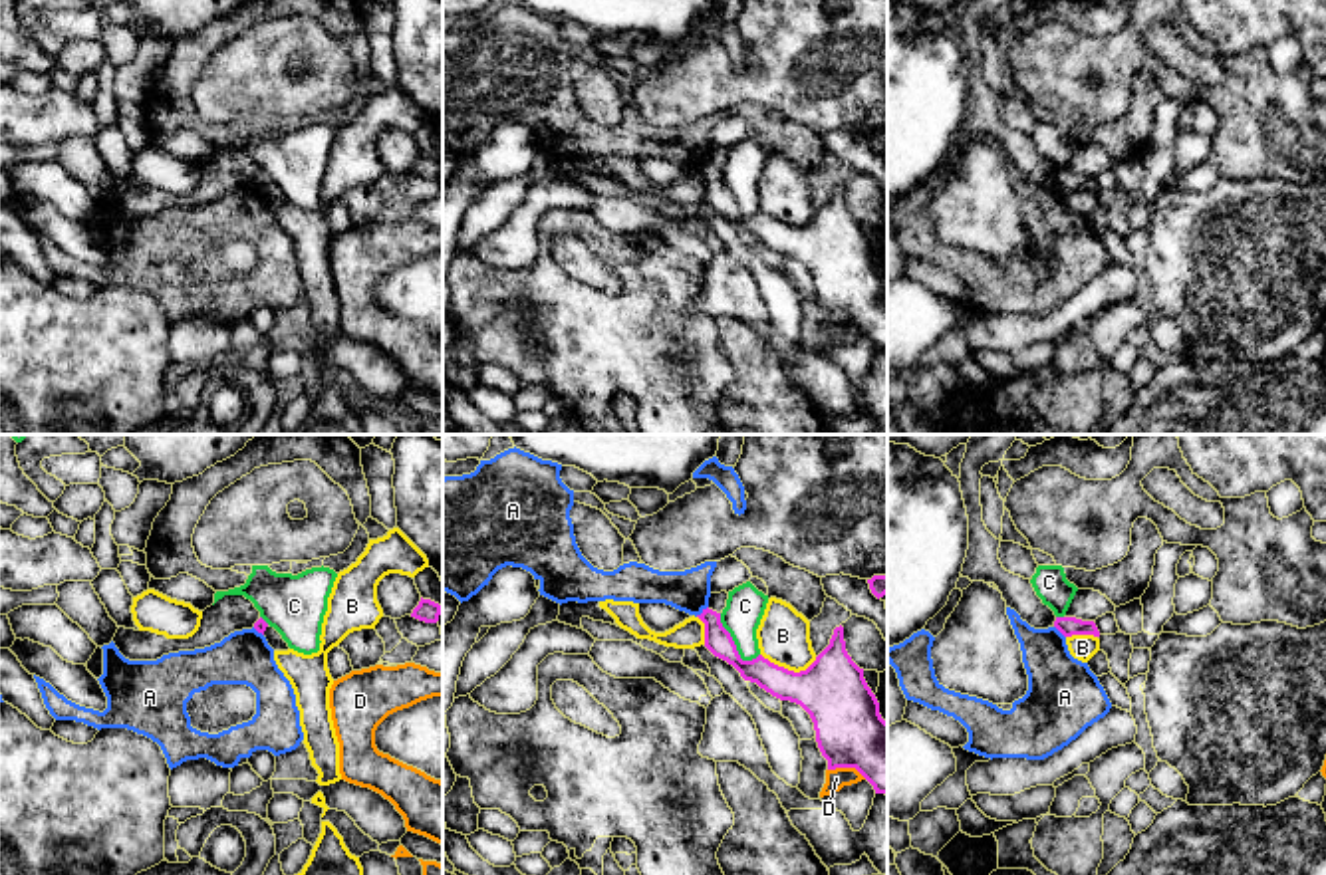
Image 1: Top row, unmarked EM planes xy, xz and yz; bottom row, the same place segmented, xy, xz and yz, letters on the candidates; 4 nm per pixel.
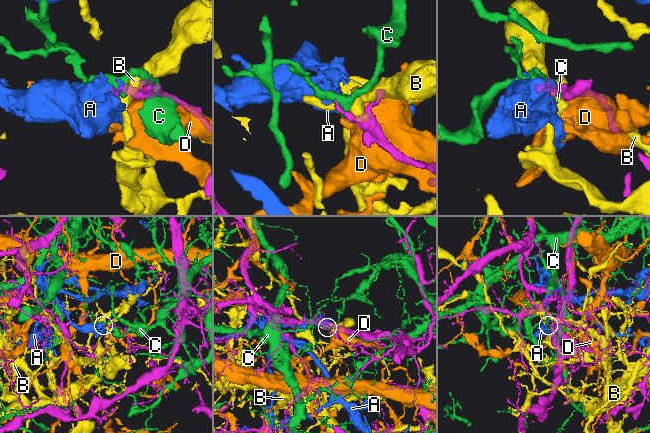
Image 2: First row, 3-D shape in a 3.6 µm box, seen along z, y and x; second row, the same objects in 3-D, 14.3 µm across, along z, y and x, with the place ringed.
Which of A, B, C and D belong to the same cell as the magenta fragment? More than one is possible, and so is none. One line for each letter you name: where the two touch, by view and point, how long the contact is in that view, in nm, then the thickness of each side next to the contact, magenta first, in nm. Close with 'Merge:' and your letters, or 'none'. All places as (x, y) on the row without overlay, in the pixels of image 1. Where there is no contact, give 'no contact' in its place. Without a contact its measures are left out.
Merge: none

